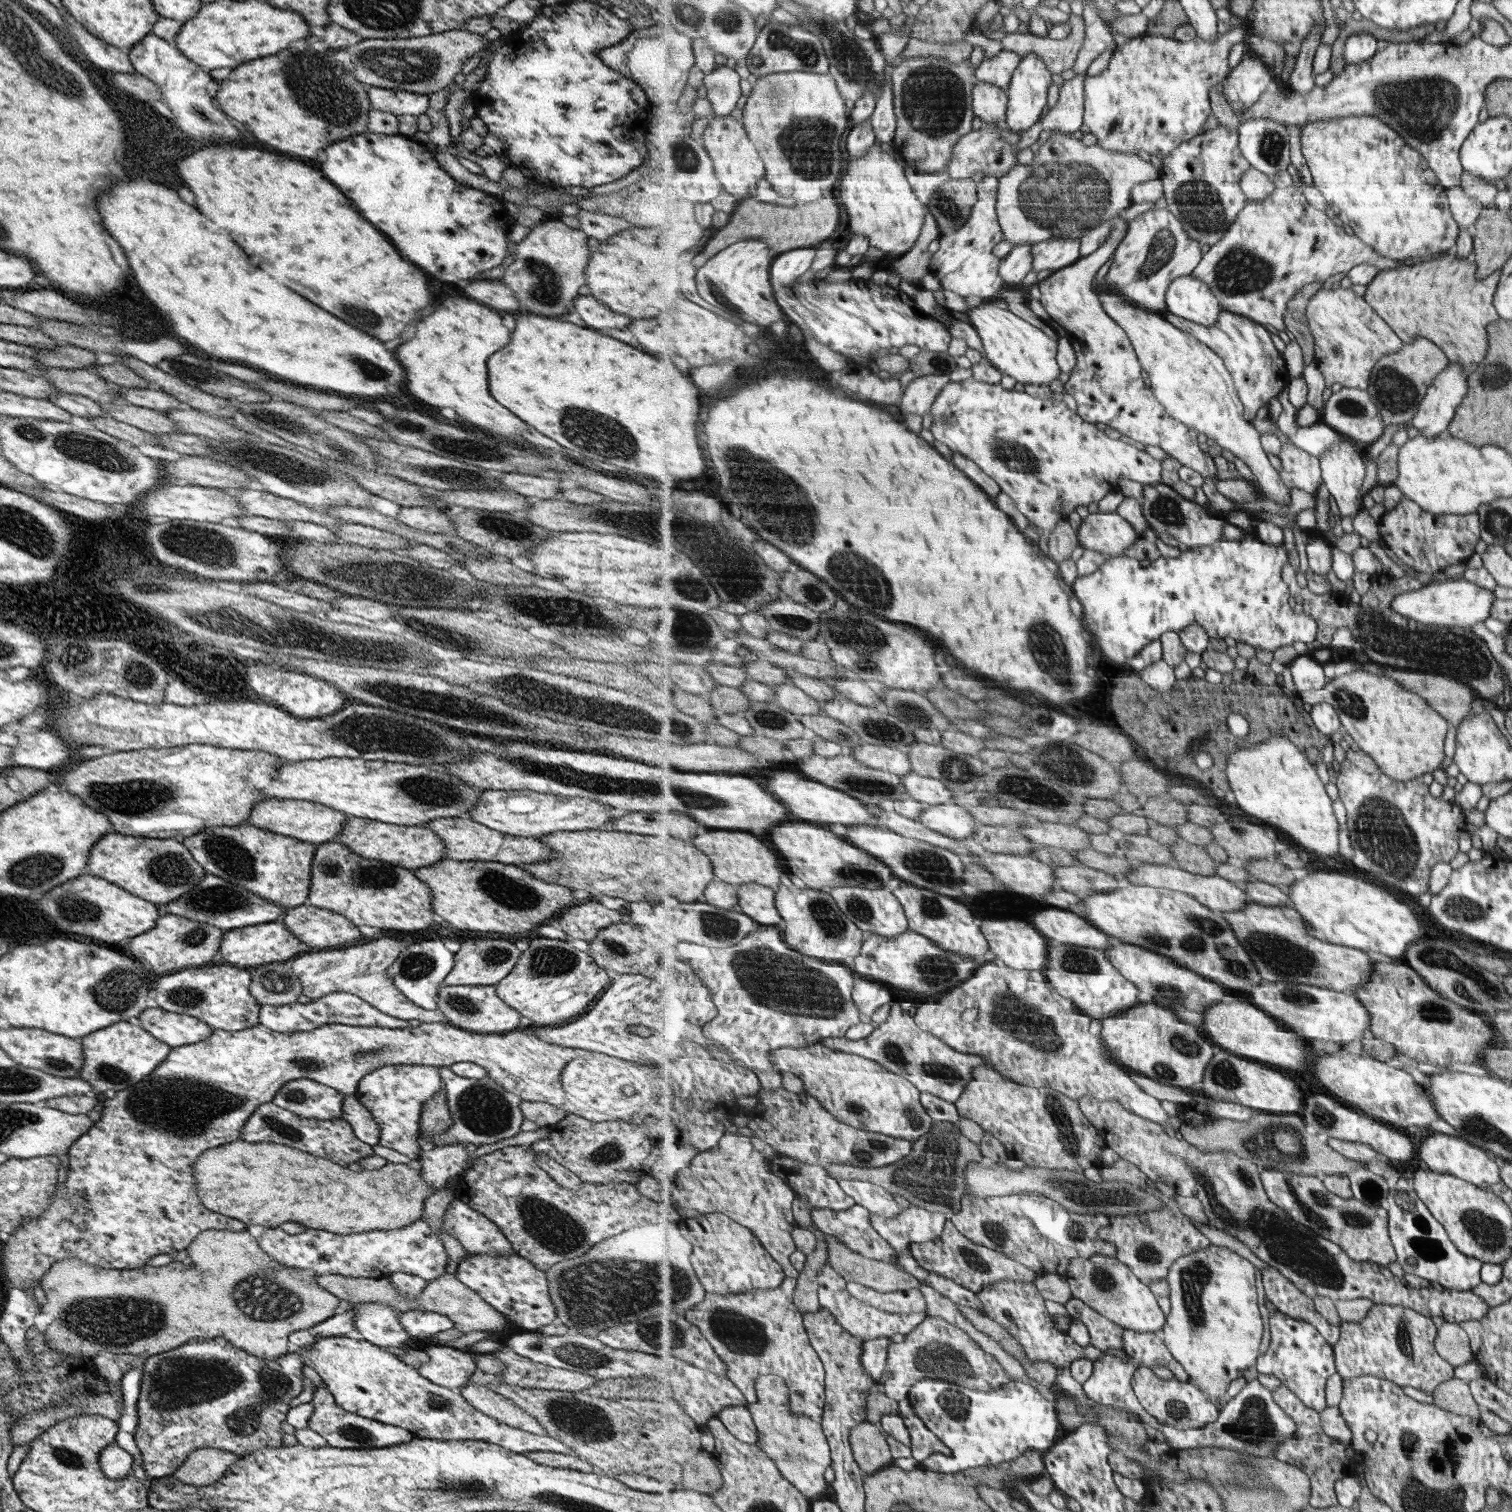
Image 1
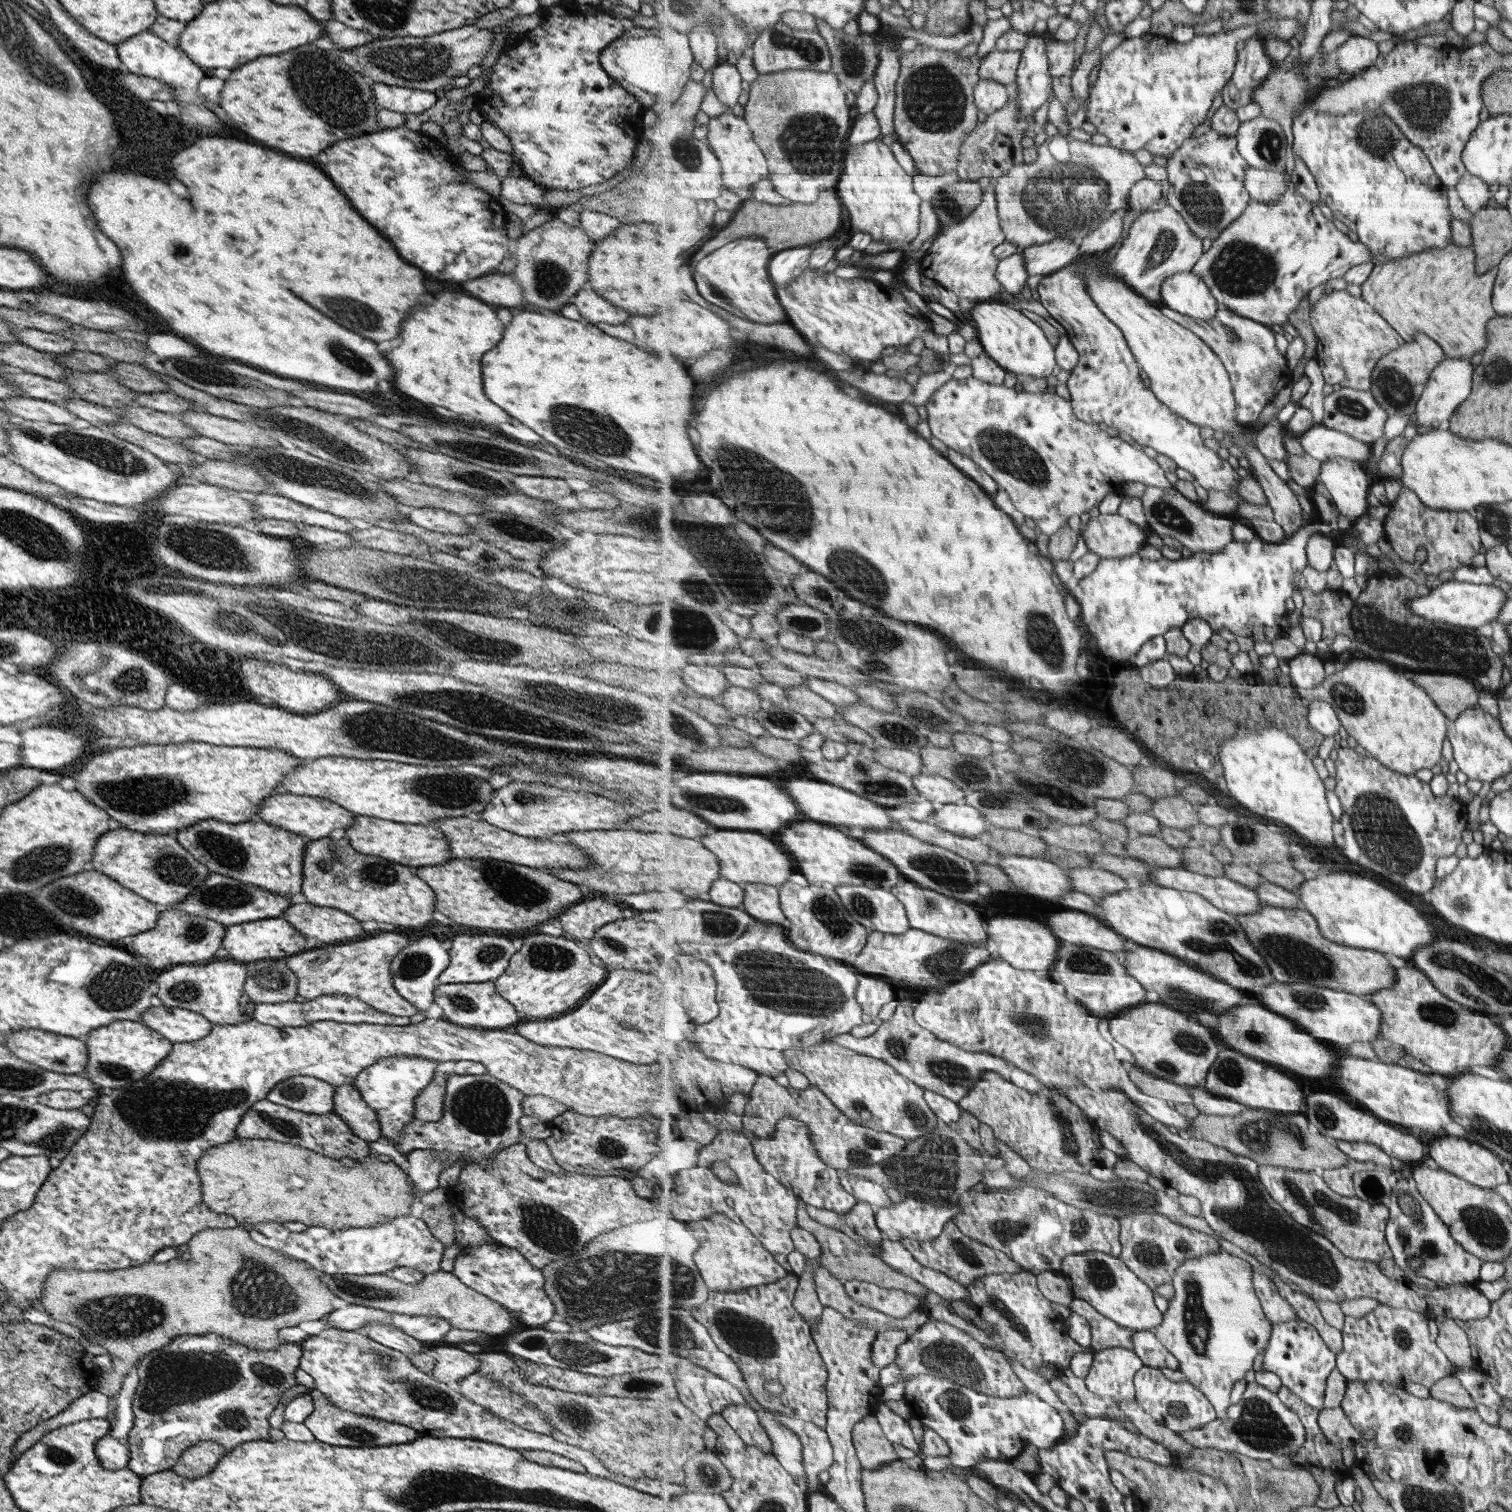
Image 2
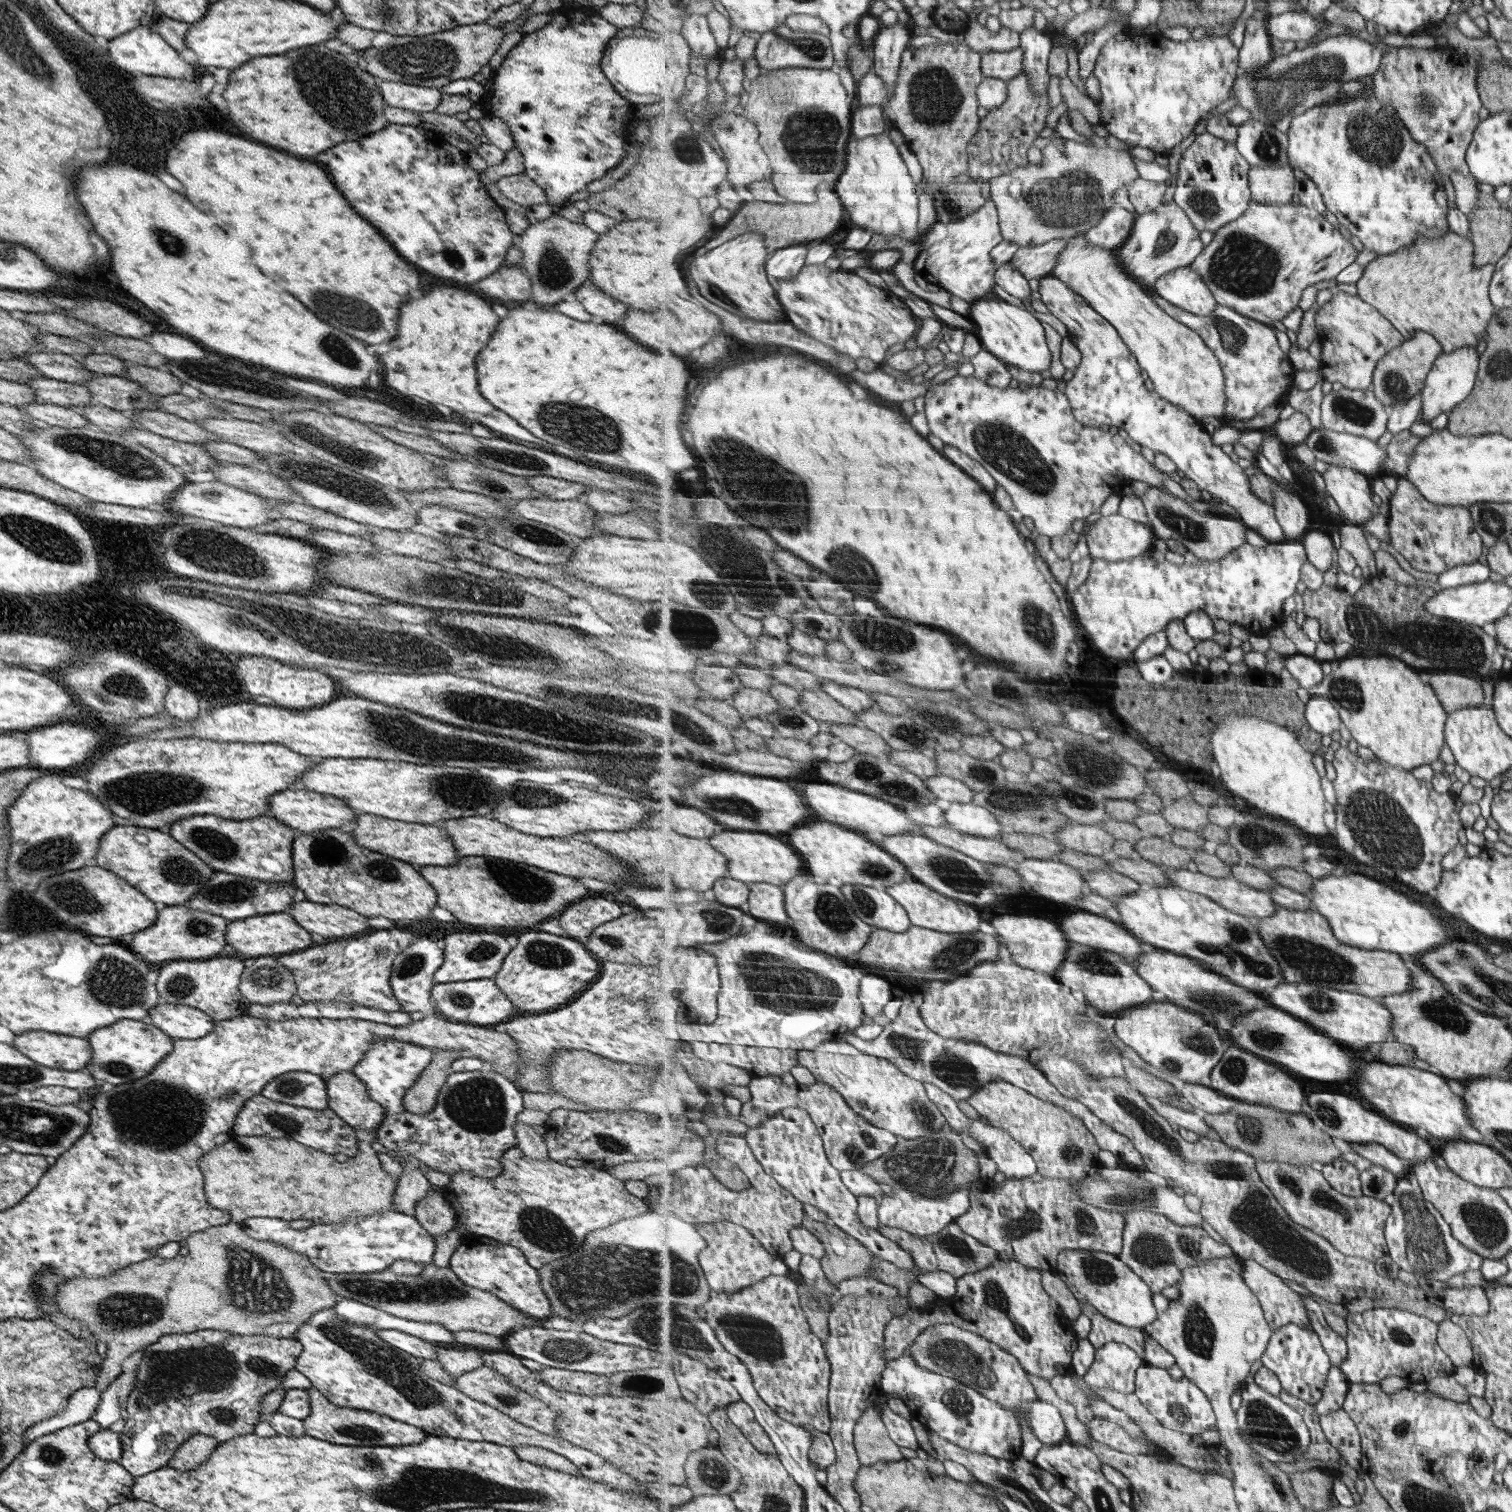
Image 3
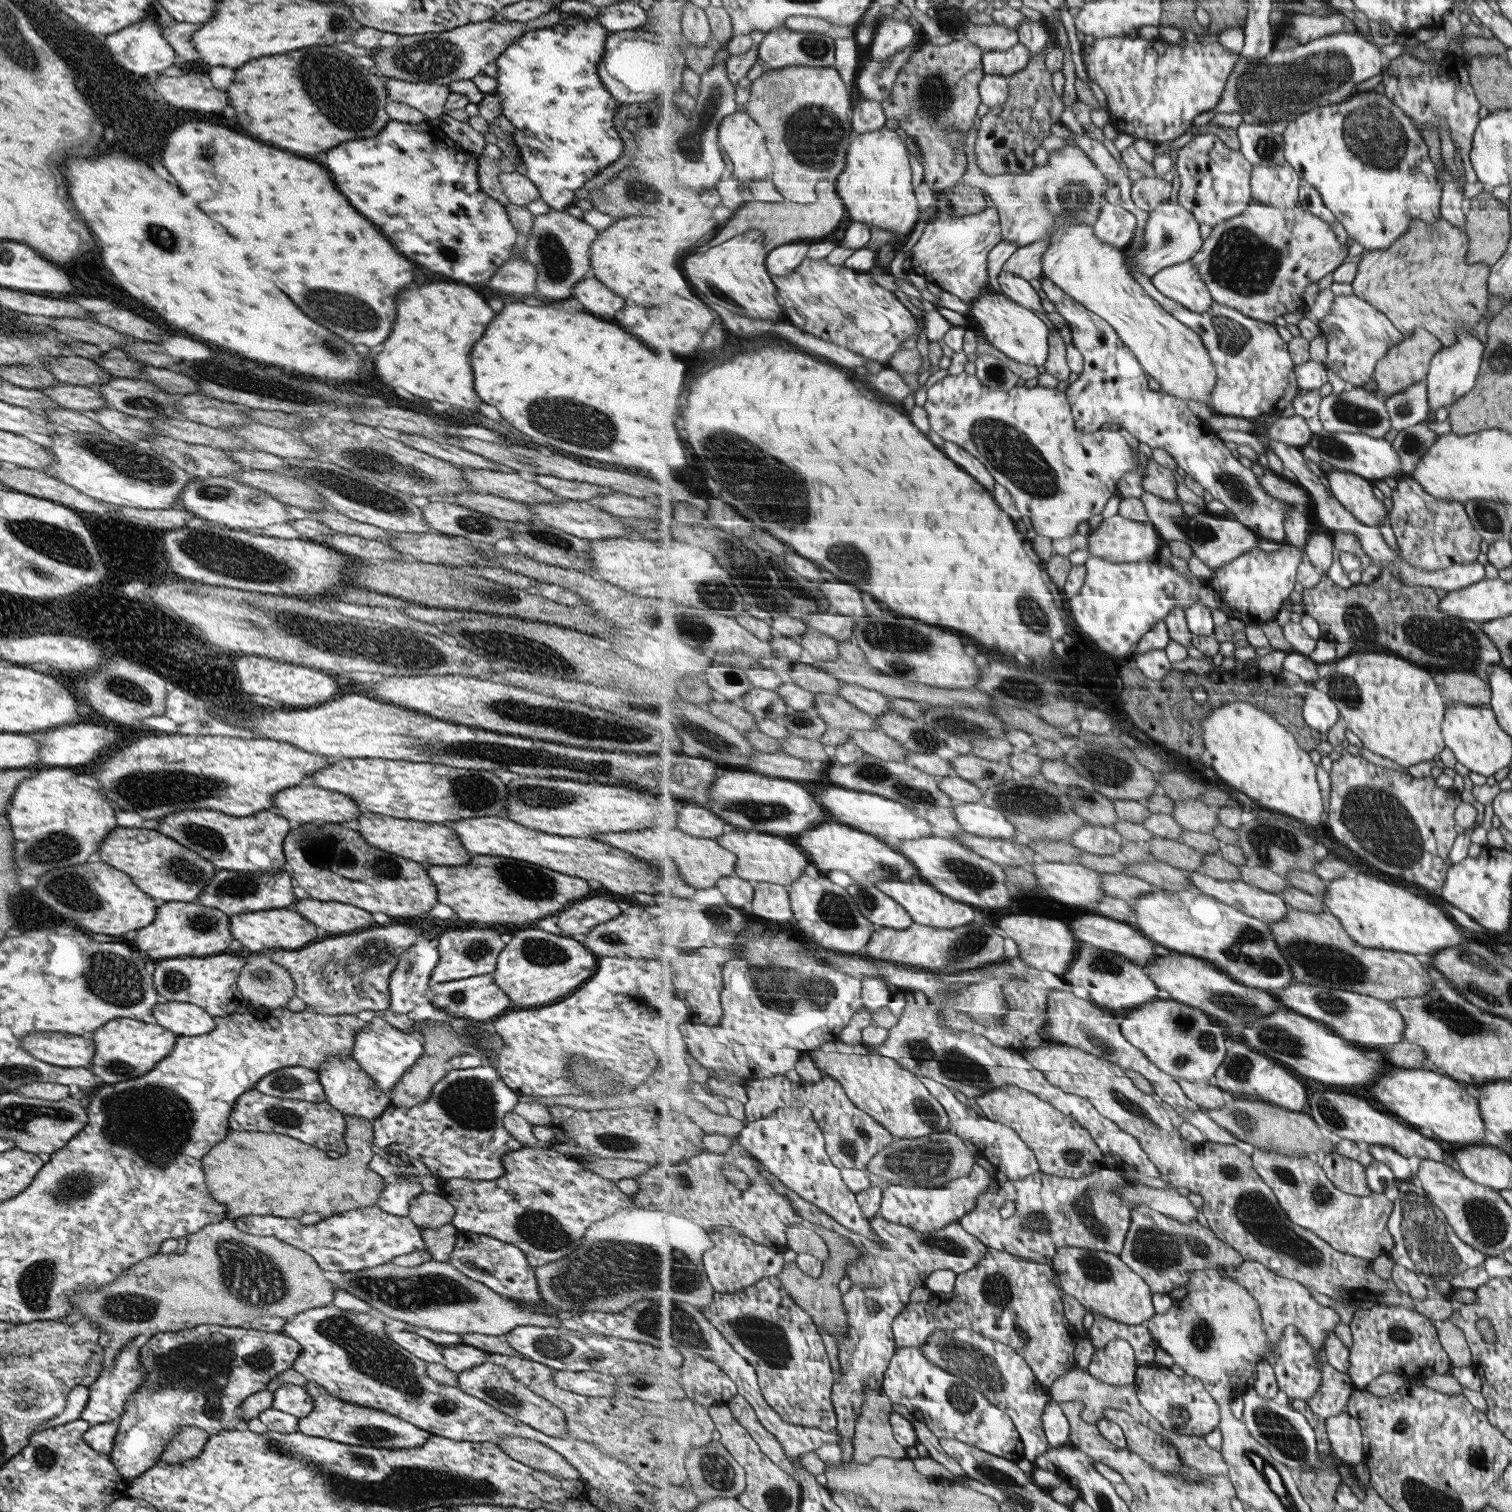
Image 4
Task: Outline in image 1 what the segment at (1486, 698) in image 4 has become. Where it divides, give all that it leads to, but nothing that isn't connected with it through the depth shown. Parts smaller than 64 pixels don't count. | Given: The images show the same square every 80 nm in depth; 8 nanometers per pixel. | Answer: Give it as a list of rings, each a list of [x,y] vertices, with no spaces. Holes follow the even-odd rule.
[[[1385,670],[1381,676],[1397,680],[1399,684],[1428,700],[1455,727],[1470,714],[1477,699],[1477,694],[1471,687],[1447,676],[1417,674],[1405,670]]]

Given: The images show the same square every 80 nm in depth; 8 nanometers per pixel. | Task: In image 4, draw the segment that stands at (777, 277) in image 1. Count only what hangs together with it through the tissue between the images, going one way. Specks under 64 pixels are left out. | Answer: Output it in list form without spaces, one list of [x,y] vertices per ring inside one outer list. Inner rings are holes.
[[[784,244],[772,249],[766,265],[768,272],[775,276],[787,276],[797,272],[797,268],[808,259],[809,244]]]

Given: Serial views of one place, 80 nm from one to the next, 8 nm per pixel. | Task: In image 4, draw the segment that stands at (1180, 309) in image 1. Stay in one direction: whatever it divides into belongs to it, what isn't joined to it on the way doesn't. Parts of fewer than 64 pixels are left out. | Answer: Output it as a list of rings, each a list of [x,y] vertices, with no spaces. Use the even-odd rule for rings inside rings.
[[[1192,261],[1165,268],[1152,281],[1165,296],[1193,309],[1193,312],[1207,312],[1215,302],[1212,292]]]

